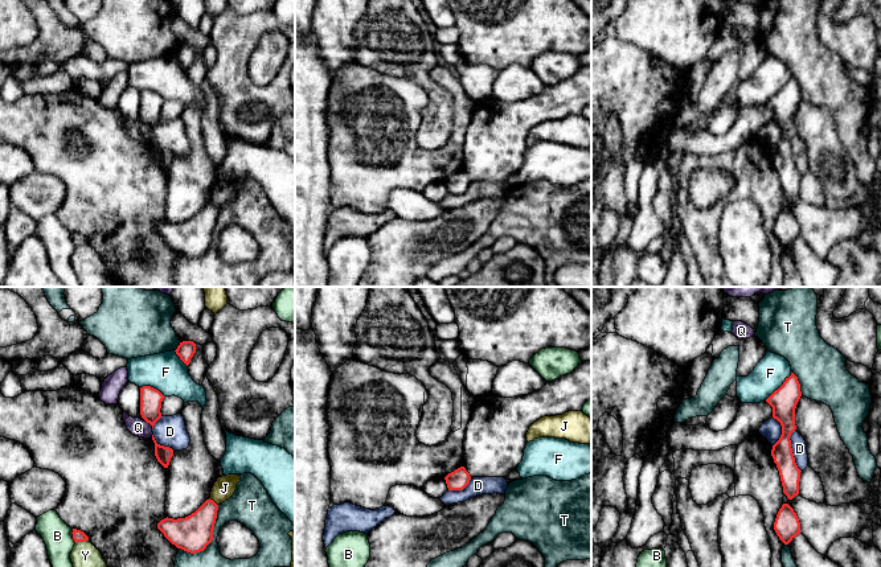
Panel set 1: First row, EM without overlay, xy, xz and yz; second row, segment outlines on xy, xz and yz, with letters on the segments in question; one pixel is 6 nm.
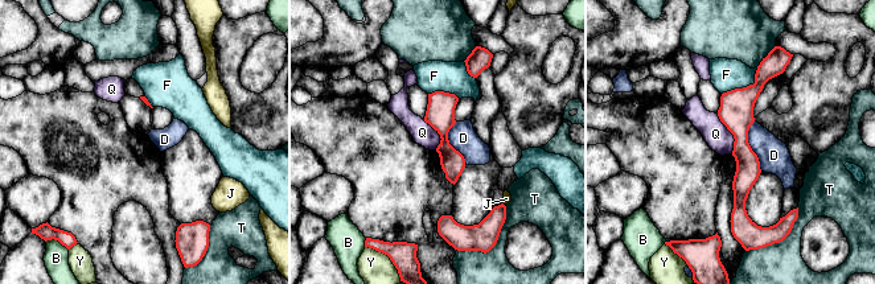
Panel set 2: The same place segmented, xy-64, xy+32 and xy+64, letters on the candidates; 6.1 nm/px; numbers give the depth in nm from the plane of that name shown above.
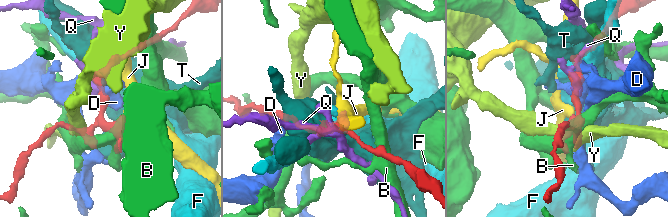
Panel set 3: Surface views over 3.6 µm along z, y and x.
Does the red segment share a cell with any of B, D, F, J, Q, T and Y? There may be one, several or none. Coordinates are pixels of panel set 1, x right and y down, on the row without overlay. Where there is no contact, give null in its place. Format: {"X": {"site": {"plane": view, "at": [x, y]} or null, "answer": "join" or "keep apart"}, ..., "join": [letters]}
{"B": {"site": {"plane": "xy", "at": [73, 239]}, "answer": "keep apart"}, "D": {"site": {"plane": "yz", "at": [791, 153]}, "answer": "keep apart"}, "F": {"site": {"plane": "yz", "at": [781, 90]}, "answer": "keep apart"}, "J": {"site": {"plane": "xy", "at": [213, 205]}, "answer": "keep apart"}, "Q": {"site": {"plane": "xy", "at": [150, 127]}, "answer": "keep apart"}, "T": {"site": {"plane": "xy", "at": [212, 243]}, "answer": "keep apart"}, "Y": {"site": {"plane": "xy", "at": [81, 245]}, "answer": "keep apart"}, "join": []}

